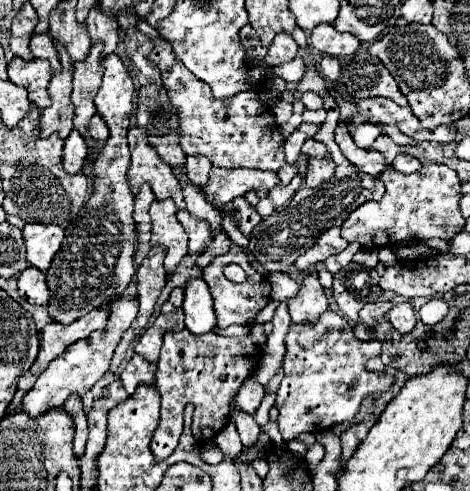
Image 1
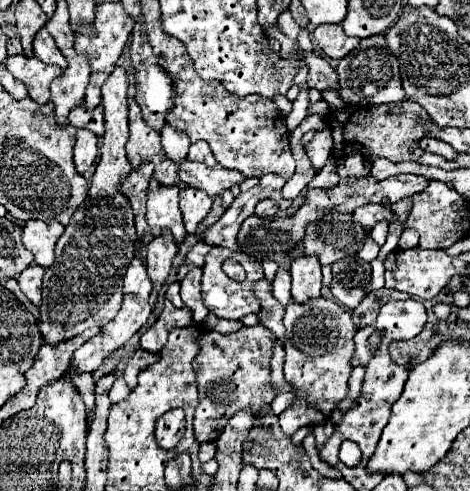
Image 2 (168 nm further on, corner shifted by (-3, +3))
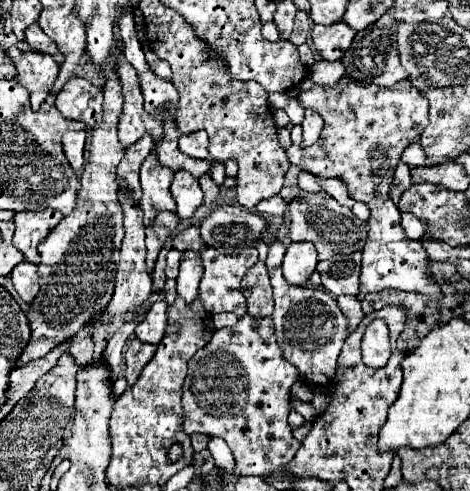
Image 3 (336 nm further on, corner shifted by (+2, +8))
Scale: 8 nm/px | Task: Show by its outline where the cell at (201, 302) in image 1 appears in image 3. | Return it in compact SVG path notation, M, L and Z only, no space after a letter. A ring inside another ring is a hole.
M187 250L181 258L179 276L177 276L177 294L183 296L187 302L195 300L199 294L199 282L203 276L203 264L197 252Z

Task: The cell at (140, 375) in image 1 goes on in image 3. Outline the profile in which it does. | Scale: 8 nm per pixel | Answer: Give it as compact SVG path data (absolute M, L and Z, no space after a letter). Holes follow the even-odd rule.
M133 338L129 342L127 352L125 352L125 378L127 378L129 386L133 386L137 382L141 370L153 358L153 354L155 354L155 346L145 344L139 338Z

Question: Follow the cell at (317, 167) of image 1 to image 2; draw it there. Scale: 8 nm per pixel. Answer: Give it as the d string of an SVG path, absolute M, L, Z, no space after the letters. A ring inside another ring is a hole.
M318 131L316 137L306 145L306 155L312 161L314 169L322 169L326 159L332 155L332 133L326 131Z

